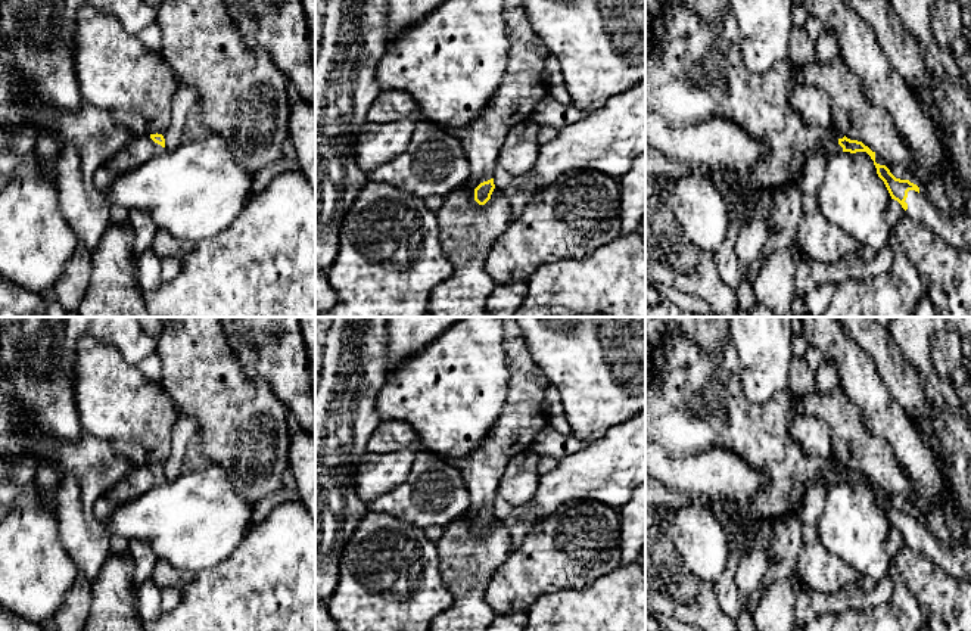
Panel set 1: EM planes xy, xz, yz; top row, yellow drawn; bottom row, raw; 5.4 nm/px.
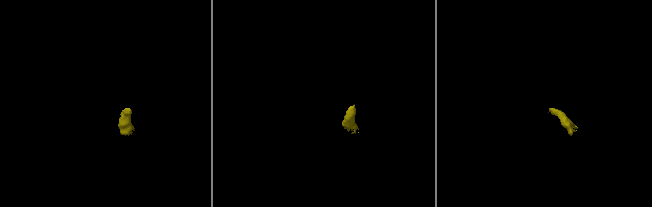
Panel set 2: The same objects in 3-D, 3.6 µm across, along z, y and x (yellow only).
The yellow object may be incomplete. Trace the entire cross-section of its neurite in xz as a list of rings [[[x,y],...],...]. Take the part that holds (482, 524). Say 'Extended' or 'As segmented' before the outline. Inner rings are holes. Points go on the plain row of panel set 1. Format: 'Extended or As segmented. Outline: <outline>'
Extended. Outline: [[[517,317],[498,318],[502,321],[508,372],[508,392],[501,414],[472,453],[444,459],[463,476],[470,506],[460,517],[472,517],[479,535],[485,535],[495,519],[494,501],[508,463],[527,451],[536,435],[550,425],[544,408],[550,380],[533,361]]]

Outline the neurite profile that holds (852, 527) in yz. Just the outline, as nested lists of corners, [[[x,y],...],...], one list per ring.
[[[841,482],[830,488],[815,528],[819,543],[858,575],[871,576],[875,581],[888,575],[890,559],[886,543],[891,526],[866,482]]]

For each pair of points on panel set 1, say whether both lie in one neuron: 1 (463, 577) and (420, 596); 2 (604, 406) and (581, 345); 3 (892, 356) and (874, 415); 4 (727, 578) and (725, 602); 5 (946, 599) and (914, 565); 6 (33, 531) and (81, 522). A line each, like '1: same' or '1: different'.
1: different
2: same
3: different
4: same
5: same
6: different

